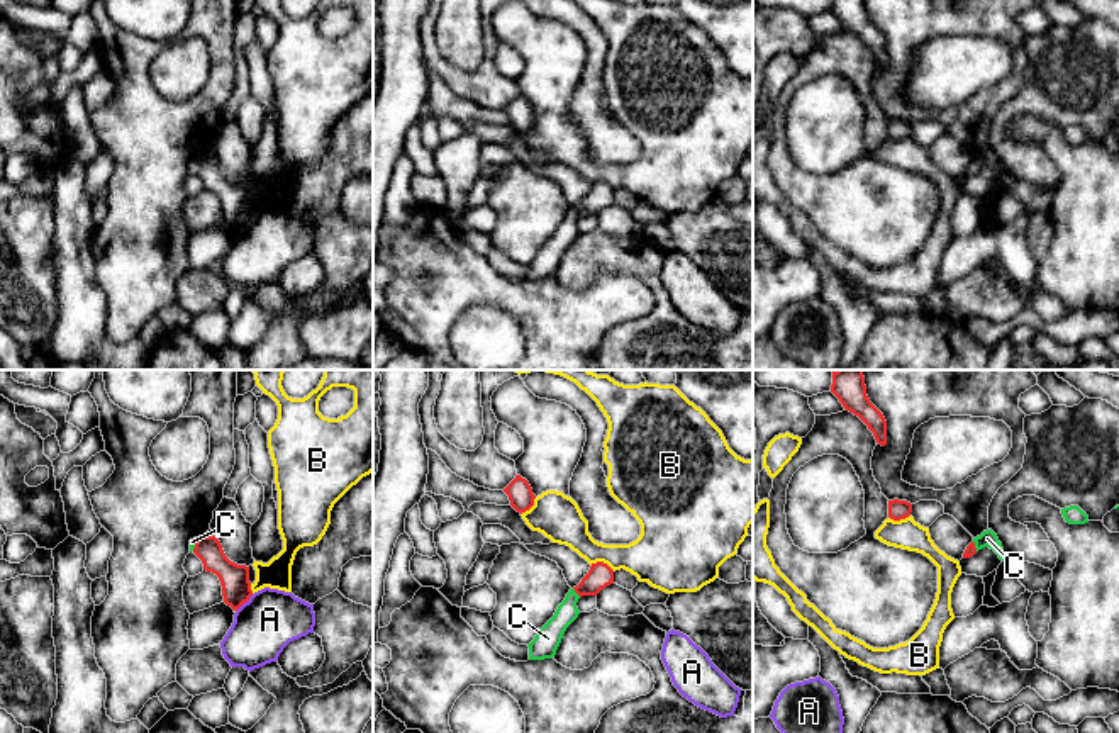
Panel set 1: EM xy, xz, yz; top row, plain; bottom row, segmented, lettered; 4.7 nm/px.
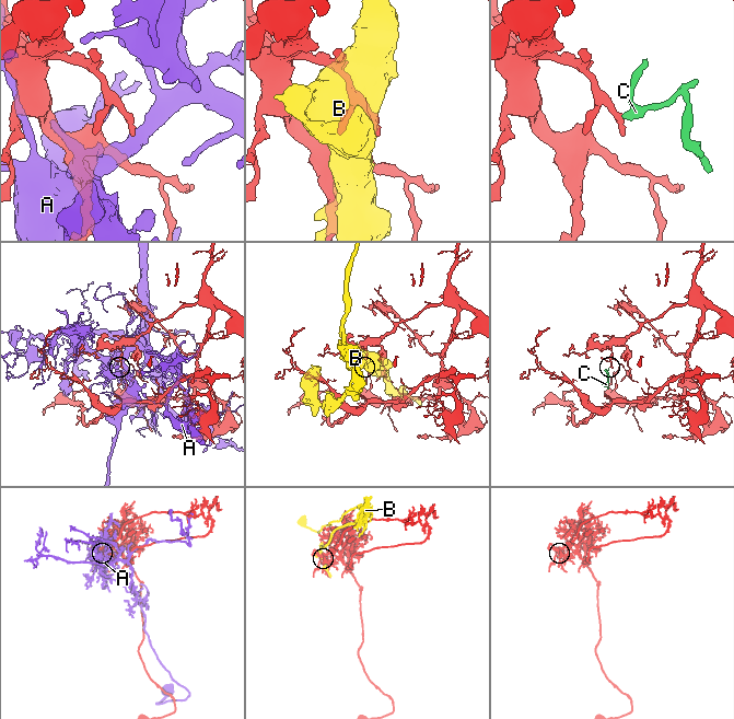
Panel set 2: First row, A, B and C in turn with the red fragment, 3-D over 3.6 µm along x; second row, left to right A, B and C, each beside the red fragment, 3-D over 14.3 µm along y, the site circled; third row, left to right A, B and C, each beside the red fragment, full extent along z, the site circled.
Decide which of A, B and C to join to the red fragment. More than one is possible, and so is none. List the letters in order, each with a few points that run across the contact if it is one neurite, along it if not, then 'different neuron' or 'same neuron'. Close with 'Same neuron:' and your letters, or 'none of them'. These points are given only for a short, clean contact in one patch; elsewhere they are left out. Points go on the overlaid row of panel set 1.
A: different neuron
B: different neuron
C: xz (599, 576), (577, 593), (550, 635) | same neuron
Same neuron: C

